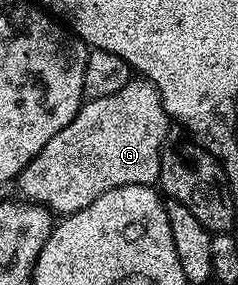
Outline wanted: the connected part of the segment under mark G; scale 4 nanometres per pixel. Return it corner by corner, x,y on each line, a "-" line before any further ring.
131,79
116,95
104,99
86,101
68,127
64,127
22,168
16,178
16,186
25,200
45,205
54,215
69,215
88,207
104,191
129,185
153,186
160,175
162,147
167,140
166,124
168,118
162,106
162,96
151,81

